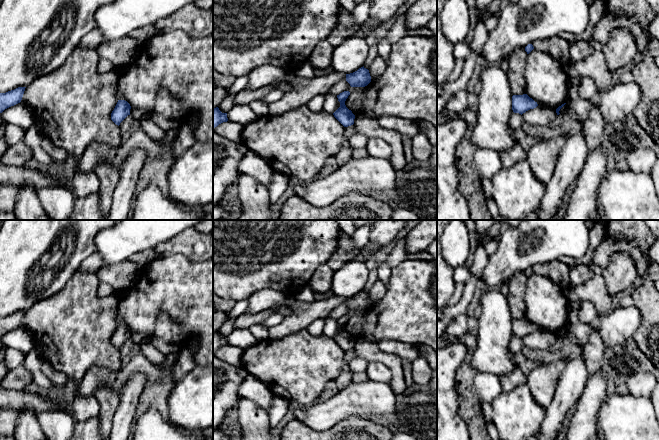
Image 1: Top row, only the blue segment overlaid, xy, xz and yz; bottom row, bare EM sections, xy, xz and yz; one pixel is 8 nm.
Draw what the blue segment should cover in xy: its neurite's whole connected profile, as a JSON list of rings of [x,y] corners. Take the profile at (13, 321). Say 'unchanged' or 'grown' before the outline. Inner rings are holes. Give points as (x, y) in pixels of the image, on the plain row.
unchanged; [[[18,311],[6,317],[0,317],[0,337],[21,326],[26,311]]]

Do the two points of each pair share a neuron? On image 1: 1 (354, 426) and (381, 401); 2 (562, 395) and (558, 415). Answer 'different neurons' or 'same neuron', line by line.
1: different neurons
2: same neuron

